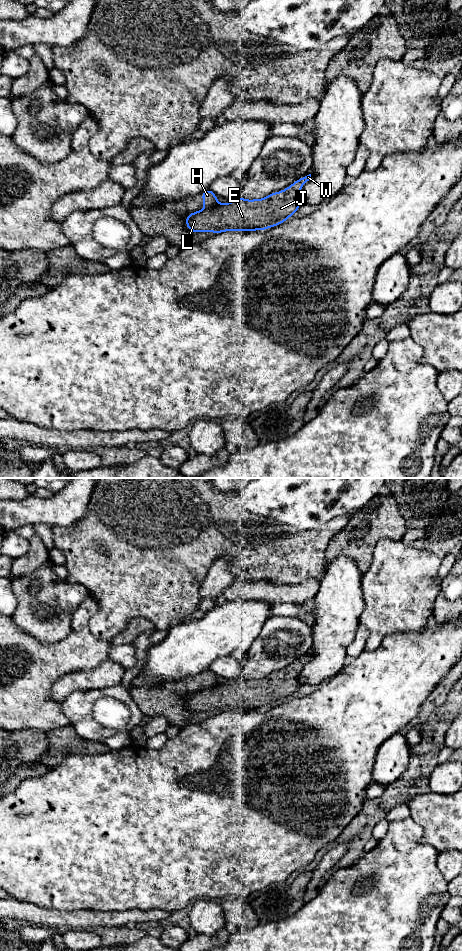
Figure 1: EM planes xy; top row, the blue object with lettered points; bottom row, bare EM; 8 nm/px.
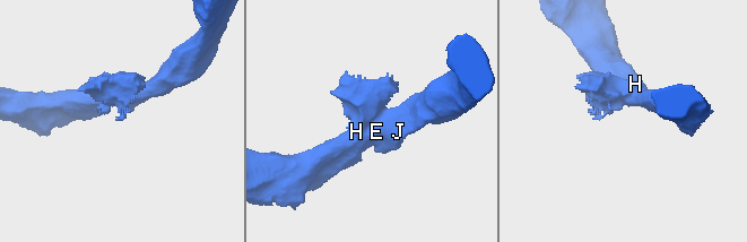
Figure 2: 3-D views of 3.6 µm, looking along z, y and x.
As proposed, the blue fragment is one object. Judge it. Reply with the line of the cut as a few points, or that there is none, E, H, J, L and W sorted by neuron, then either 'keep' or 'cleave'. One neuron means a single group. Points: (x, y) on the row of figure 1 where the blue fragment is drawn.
cut xy (217, 202), (204, 209); groups E J L W / H; cleave

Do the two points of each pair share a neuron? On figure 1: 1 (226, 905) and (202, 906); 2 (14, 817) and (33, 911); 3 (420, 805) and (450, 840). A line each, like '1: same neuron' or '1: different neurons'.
1: different neurons
2: different neurons
3: same neuron

